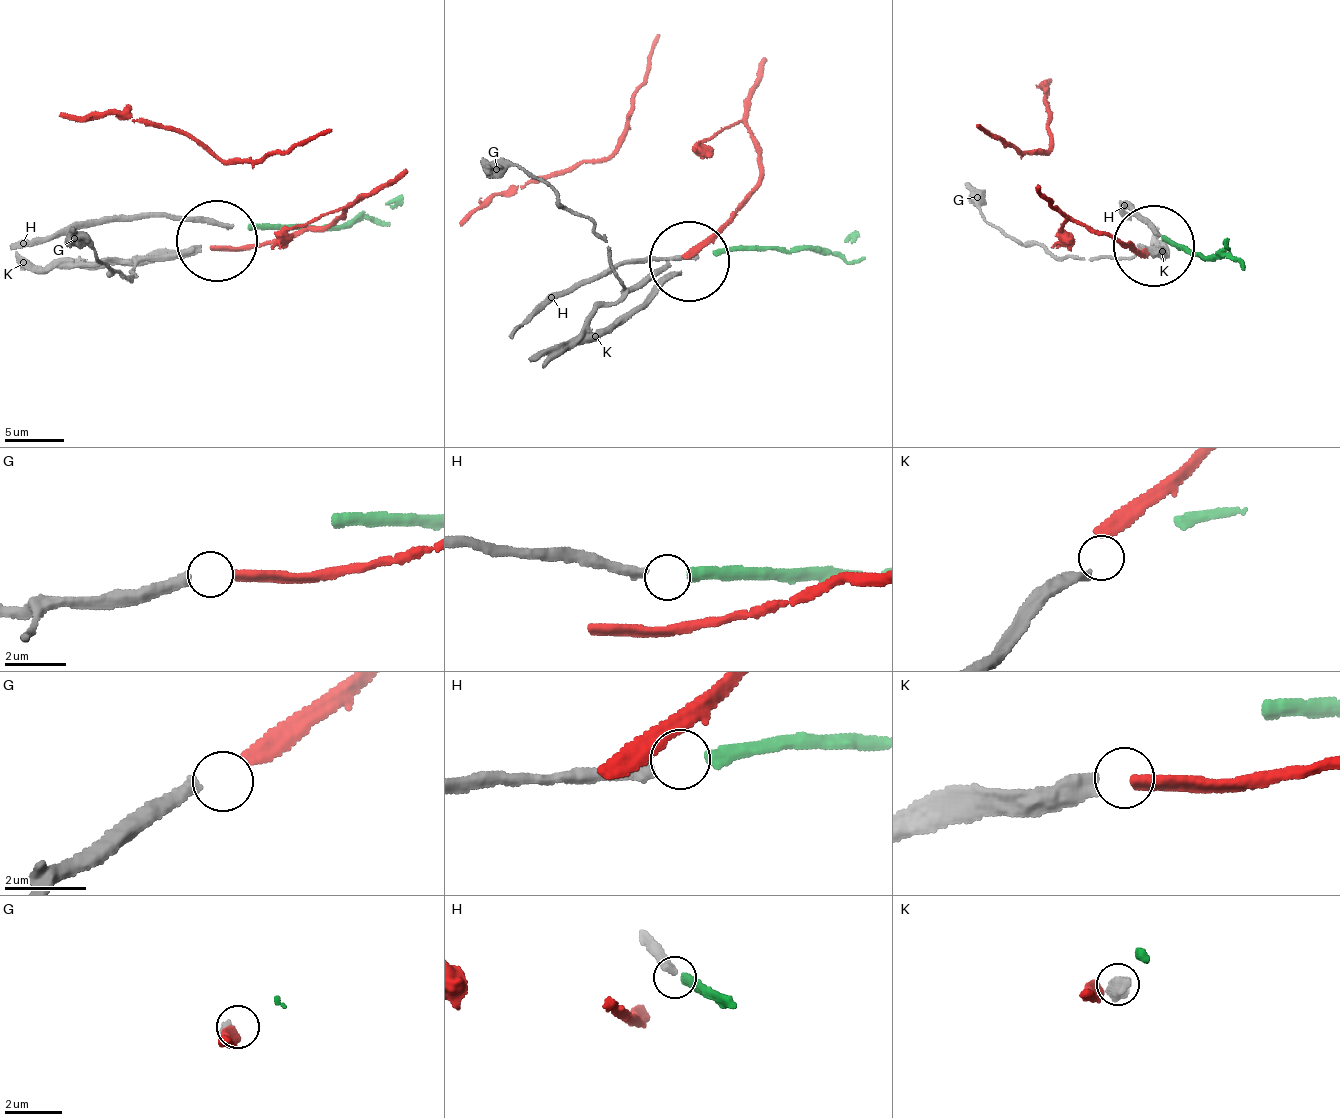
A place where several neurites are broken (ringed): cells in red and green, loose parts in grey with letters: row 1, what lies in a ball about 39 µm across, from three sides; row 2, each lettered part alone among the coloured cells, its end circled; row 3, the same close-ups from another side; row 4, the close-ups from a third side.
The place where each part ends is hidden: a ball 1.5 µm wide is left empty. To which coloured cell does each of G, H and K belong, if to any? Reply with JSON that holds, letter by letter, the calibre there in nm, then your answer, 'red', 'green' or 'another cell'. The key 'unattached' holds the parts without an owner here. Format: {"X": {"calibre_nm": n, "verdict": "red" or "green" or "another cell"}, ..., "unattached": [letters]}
{"G": {"calibre_nm": 340, "verdict": "red"}, "H": {"calibre_nm": 360, "verdict": "green"}, "K": {"calibre_nm": 420, "verdict": "another cell"}, "unattached": ["K"]}

